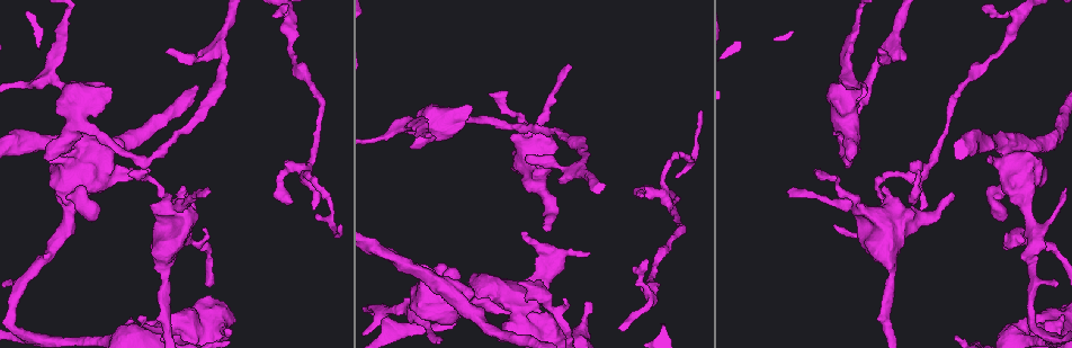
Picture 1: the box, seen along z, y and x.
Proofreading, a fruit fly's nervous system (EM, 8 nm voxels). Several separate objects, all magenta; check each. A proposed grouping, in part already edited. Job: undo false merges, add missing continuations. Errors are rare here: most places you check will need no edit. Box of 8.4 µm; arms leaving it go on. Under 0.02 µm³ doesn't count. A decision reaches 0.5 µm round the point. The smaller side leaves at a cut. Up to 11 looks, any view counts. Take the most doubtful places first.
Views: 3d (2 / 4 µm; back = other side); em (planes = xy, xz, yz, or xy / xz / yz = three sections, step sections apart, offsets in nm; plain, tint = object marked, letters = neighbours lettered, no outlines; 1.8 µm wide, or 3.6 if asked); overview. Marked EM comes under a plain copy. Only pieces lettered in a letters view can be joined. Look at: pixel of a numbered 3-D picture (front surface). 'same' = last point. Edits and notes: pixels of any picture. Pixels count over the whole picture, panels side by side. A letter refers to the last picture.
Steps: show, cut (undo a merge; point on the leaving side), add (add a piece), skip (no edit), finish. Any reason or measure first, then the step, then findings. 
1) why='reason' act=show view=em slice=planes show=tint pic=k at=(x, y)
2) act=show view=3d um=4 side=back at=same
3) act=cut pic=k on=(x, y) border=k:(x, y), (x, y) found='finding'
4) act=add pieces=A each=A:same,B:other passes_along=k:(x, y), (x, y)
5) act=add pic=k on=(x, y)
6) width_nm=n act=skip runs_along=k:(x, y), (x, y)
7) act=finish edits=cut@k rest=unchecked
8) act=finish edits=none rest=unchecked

why='tapers out' act=show view=em slice=yz step=8 show=tint pic=1 at=(563, 300)

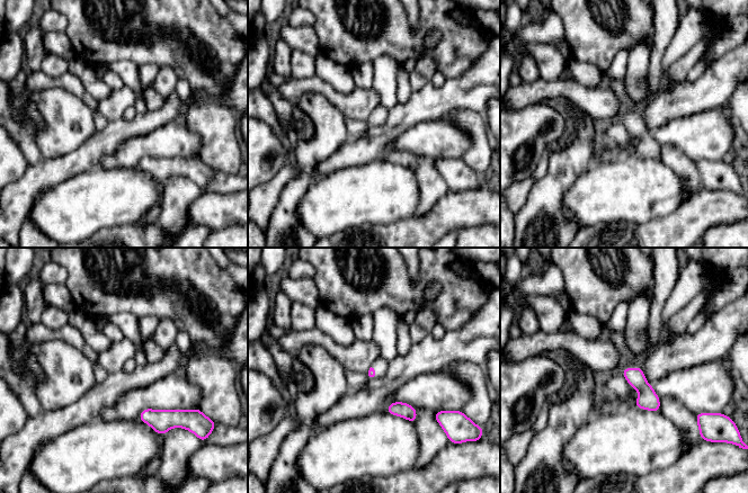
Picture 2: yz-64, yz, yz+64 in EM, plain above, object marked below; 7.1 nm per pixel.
act=show view=em slice=planes show=letters at=same

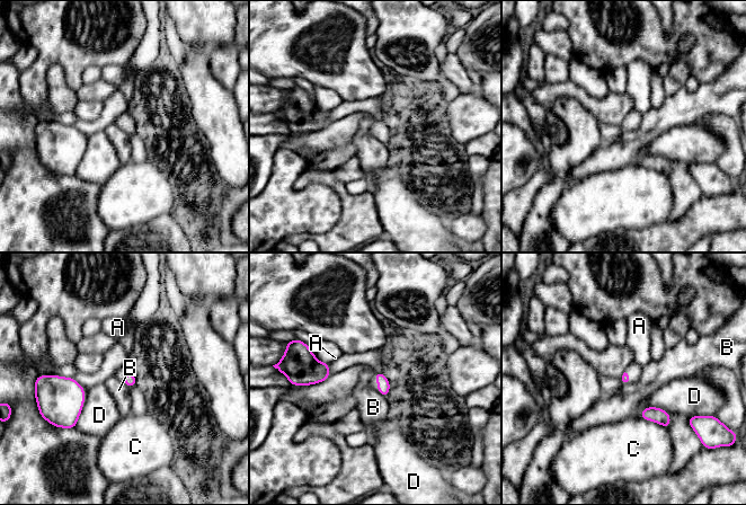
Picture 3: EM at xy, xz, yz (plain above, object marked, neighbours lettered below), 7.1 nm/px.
act=skip each=A:other,B:other,C:other,D:other found='no lettered piece goes on from it'

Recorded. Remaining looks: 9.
why='abrupt turn' act=show view=3d um=4 pic=1 at=(89, 165)

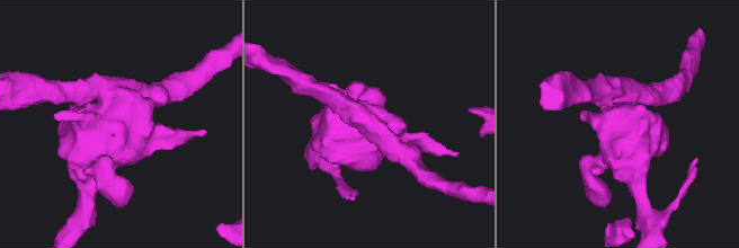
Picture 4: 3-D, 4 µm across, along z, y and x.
why='shape alone is not enough' act=show view=em slice=yz step=4 show=tint pic=4 at=(118, 123)

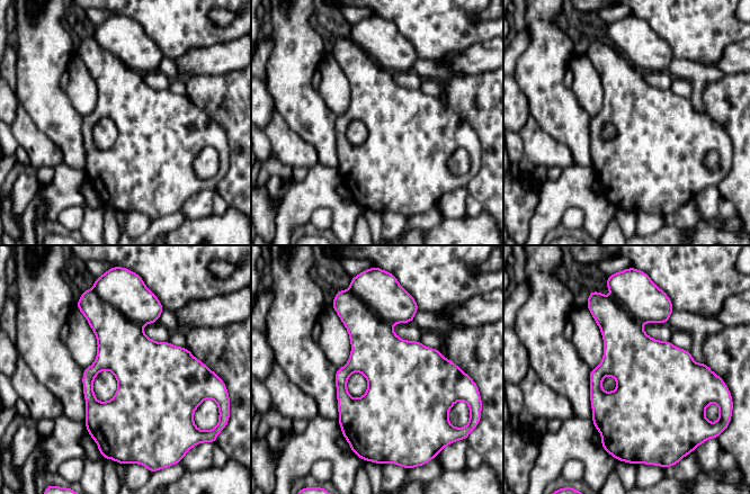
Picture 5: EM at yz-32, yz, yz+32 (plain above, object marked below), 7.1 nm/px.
act=show view=em slice=planes show=letters at=same

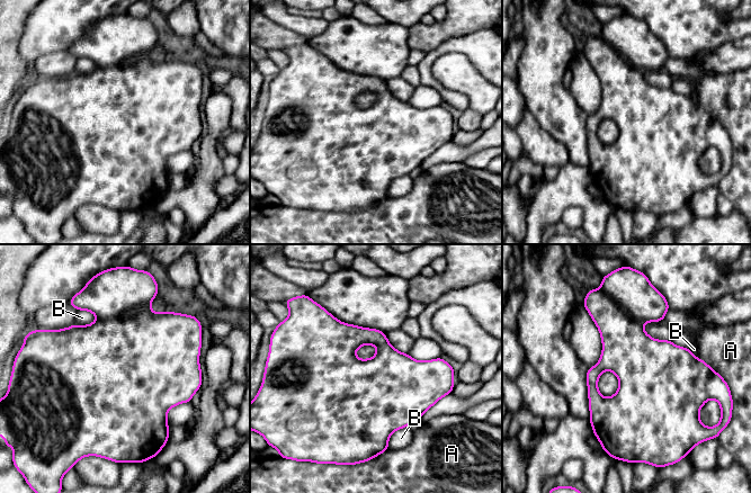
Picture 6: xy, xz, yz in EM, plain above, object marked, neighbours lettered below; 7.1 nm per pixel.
width_nm=480 act=skip each=A:other,B:other border=6:(97, 317), (90, 323), (74, 324) found='all the same neuron'

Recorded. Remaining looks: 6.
why='branch stops here' act=show view=3d um=2 pic=1 at=(313, 209)

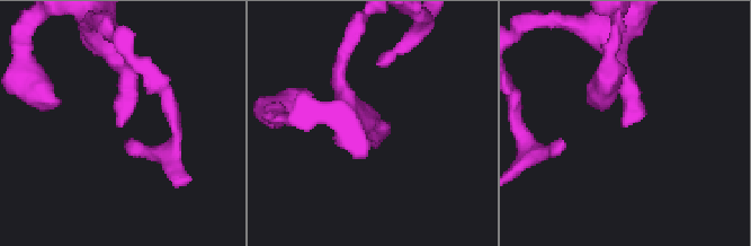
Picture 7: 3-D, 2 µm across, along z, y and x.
why='need the tissue' act=show view=em slice=planes show=letters pic=7 at=(116, 126)

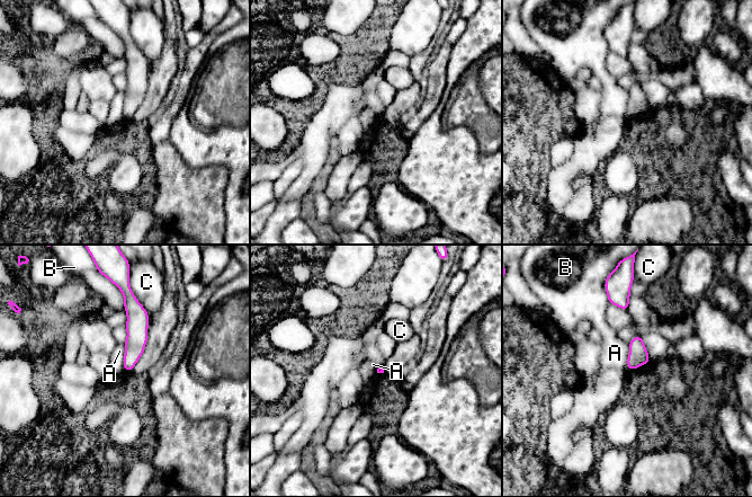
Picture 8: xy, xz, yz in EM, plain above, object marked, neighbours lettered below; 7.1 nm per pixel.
act=skip each=A:other,B:other,C:other runs_along=8:(130, 303), (135, 344), (127, 369) found='none of them fits'

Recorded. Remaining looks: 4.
why='an open end' act=show view=3d um=4 pic=1 at=(881, 188)

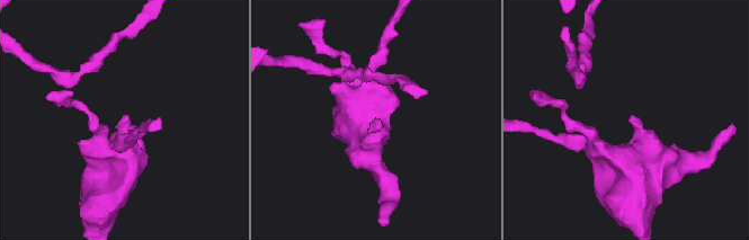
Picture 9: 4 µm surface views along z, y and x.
act=show view=em slice=planes show=tint pic=9 at=(127, 116)

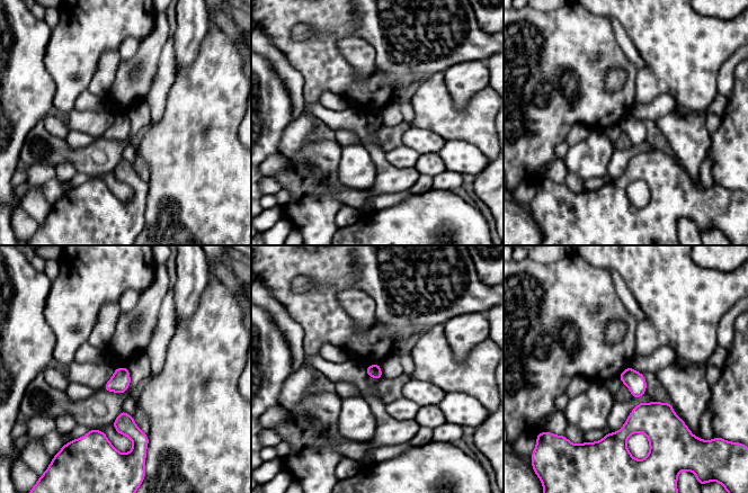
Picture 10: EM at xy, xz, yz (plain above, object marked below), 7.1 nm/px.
act=show view=em slice=planes show=letters at=same

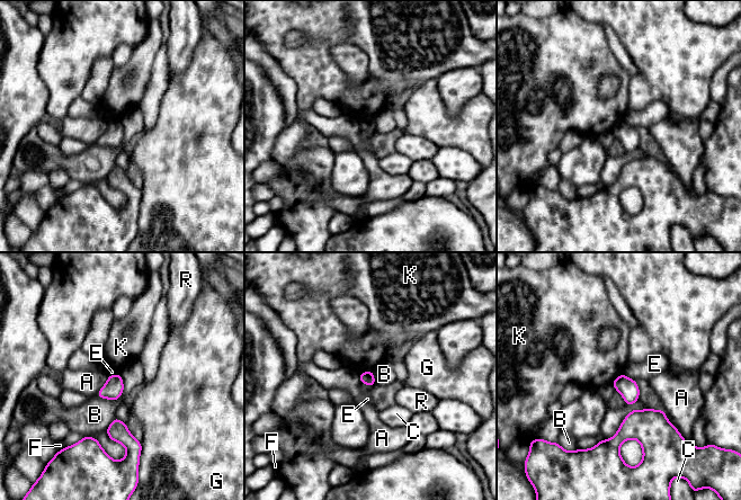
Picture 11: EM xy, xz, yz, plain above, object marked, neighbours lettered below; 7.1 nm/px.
longest_contact=B:240nm act=skip each=A:other,B:other,C:other,E:other,F:other,G:other,K:other,R:other border=11:(119, 373), (123, 393), (97, 398) found='none of them fits'

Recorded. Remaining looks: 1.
act=finish edits=none rest=unchecked

